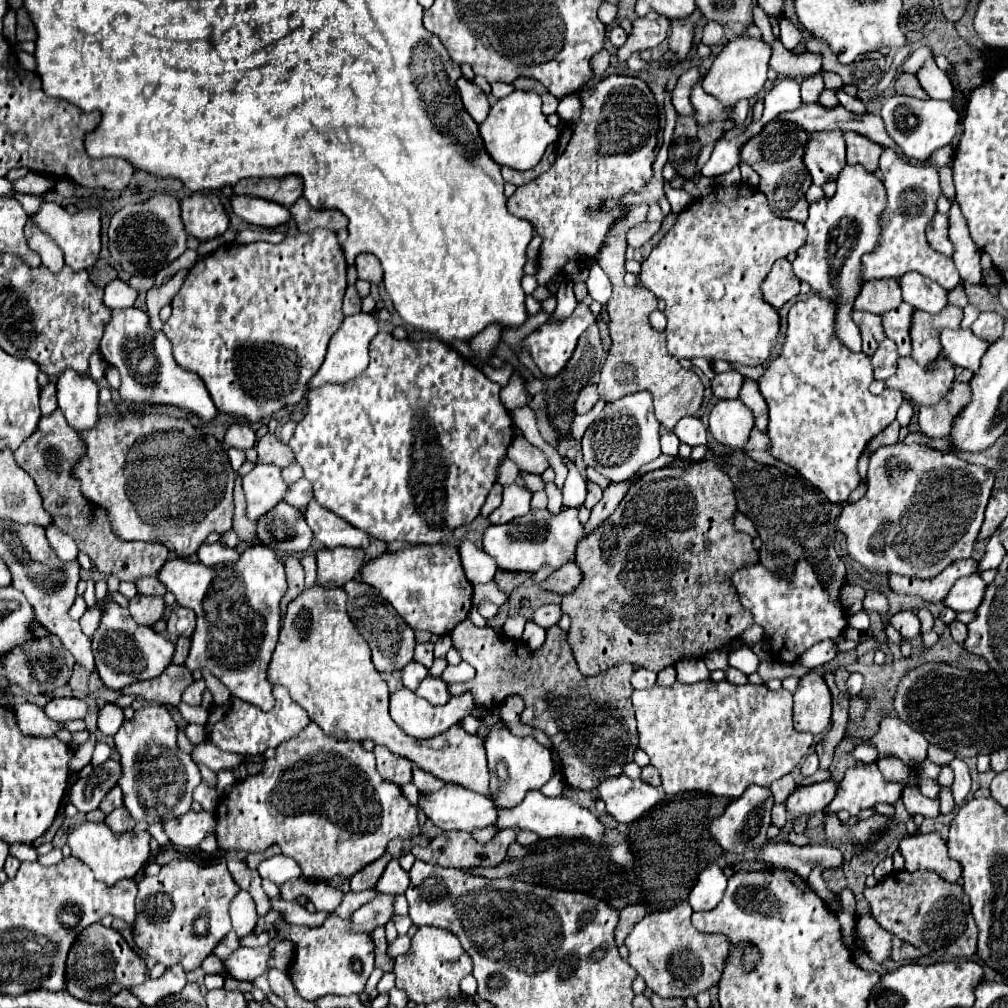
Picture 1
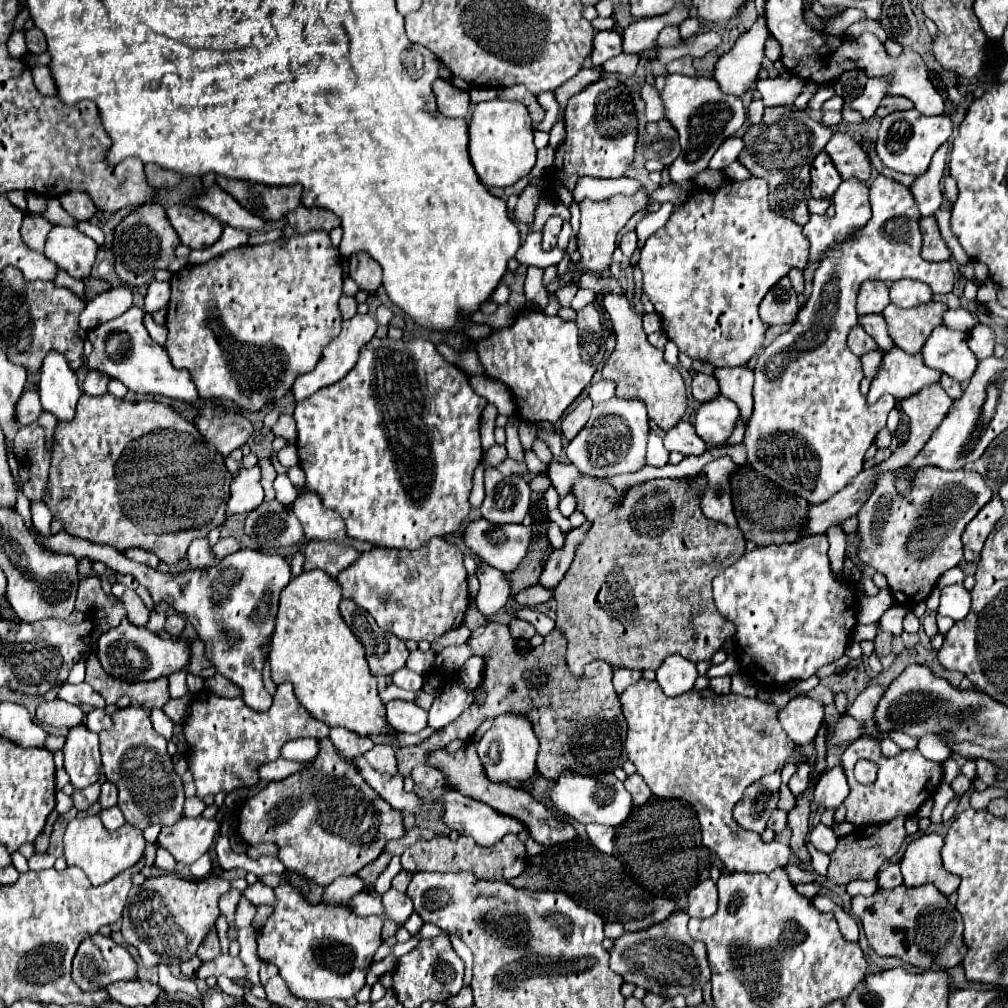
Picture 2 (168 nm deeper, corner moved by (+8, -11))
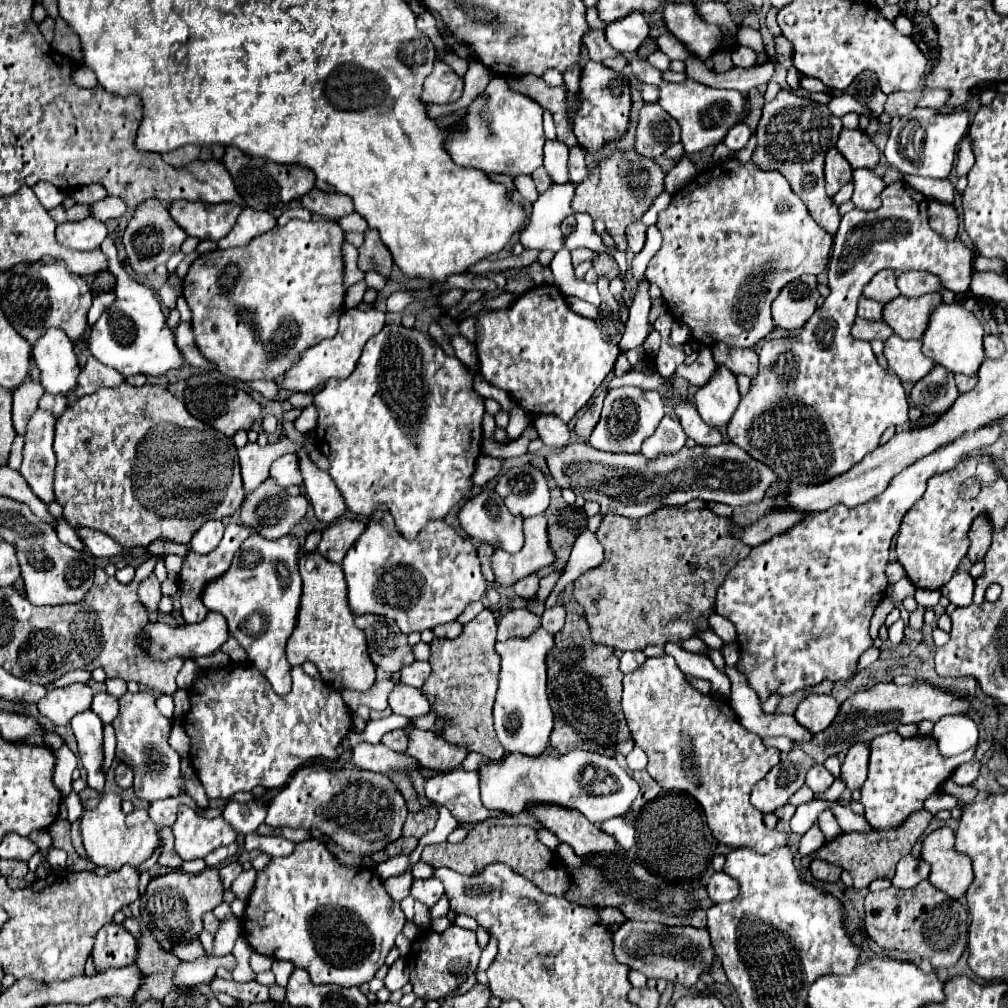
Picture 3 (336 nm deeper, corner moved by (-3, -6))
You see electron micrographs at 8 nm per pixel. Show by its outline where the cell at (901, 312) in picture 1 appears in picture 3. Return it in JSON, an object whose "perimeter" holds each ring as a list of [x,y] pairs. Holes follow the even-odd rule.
{"perimeter":[[[858,299],[858,317],[862,319],[882,319],[882,303],[874,301],[874,299]]]}

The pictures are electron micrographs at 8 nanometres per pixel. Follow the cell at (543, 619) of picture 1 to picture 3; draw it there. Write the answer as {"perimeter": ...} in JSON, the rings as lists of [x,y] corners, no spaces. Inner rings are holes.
{"perimeter":[[[512,609],[502,615],[498,621],[496,641],[506,641],[512,637],[528,637],[534,629],[540,627],[540,617],[528,609]]]}

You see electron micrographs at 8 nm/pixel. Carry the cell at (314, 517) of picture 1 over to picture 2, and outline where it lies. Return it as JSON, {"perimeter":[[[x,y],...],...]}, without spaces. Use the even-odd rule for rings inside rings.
{"perimeter":[[[303,490],[293,504],[293,512],[299,518],[305,540],[309,542],[343,542],[347,540],[343,518],[335,510],[327,510],[321,506],[321,500],[313,494]]]}

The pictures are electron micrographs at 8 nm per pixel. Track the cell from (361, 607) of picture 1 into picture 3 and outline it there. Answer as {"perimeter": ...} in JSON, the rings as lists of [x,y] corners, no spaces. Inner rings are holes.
{"perimeter":[[[362,615],[356,617],[356,625],[366,635],[368,655],[372,663],[382,667],[386,673],[396,673],[404,665],[416,661],[412,655],[412,647],[406,641],[406,635],[392,619],[380,615]]]}

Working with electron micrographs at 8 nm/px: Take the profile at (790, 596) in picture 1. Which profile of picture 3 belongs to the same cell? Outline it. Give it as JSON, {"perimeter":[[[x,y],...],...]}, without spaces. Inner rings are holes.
{"perimeter":[[[1000,423],[962,435],[960,439],[906,467],[890,481],[888,489],[882,495],[870,499],[870,503],[862,503],[862,507],[836,505],[822,513],[810,513],[782,535],[774,535],[766,543],[752,547],[750,555],[730,569],[724,583],[716,591],[714,609],[718,615],[730,619],[736,627],[736,643],[740,649],[736,669],[758,693],[760,703],[764,703],[774,693],[790,695],[798,689],[818,685],[822,679],[832,683],[848,683],[856,675],[860,655],[872,647],[870,619],[888,591],[888,553],[902,517],[924,495],[926,481],[932,475],[952,469],[954,463],[970,455],[970,451],[992,445],[998,435]]]}

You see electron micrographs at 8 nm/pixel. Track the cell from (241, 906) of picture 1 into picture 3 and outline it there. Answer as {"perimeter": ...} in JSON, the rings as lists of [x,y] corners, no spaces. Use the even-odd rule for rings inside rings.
{"perimeter":[[[254,869],[242,871],[242,873],[236,877],[236,881],[232,883],[234,895],[240,897],[242,901],[246,901],[248,895],[250,895],[250,891],[252,891],[252,887],[254,887],[254,881],[256,881],[256,871],[254,871]]]}

